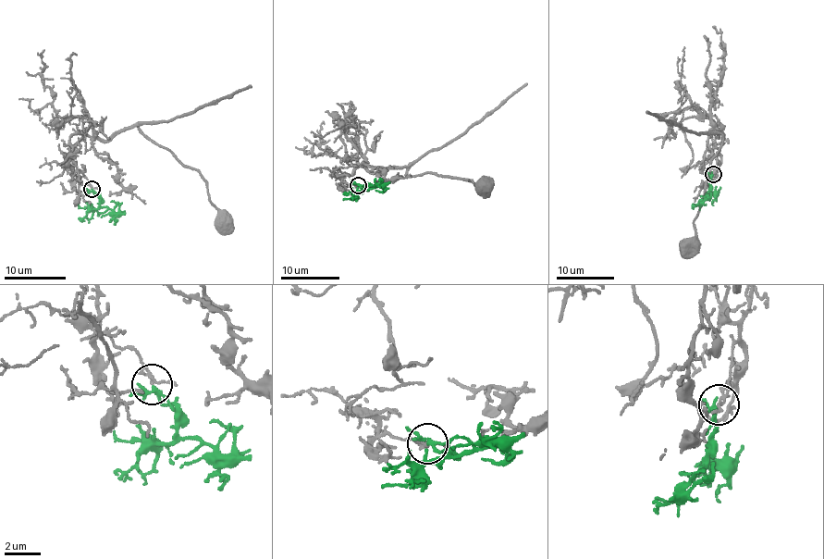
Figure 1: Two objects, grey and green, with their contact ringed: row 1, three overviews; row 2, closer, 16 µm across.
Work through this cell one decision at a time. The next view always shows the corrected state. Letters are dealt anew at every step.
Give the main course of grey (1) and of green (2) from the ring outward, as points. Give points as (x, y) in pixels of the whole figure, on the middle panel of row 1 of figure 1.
1: (358, 185), (341, 176), (402, 166), (411, 177), (490, 184)
2: (358, 185), (366, 190), (381, 187), (381, 191), (375, 190)

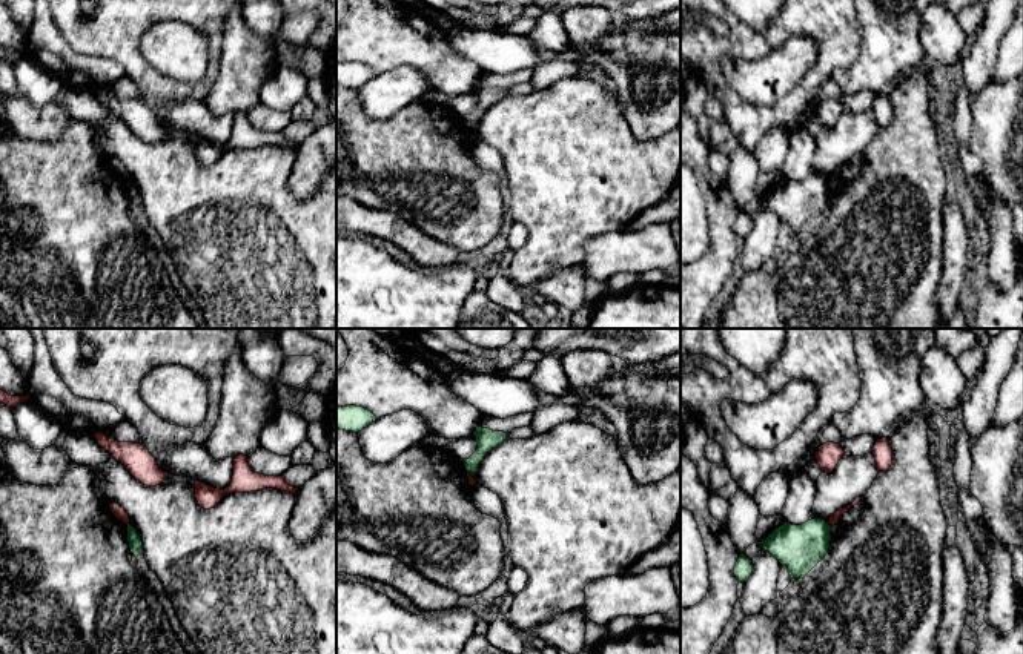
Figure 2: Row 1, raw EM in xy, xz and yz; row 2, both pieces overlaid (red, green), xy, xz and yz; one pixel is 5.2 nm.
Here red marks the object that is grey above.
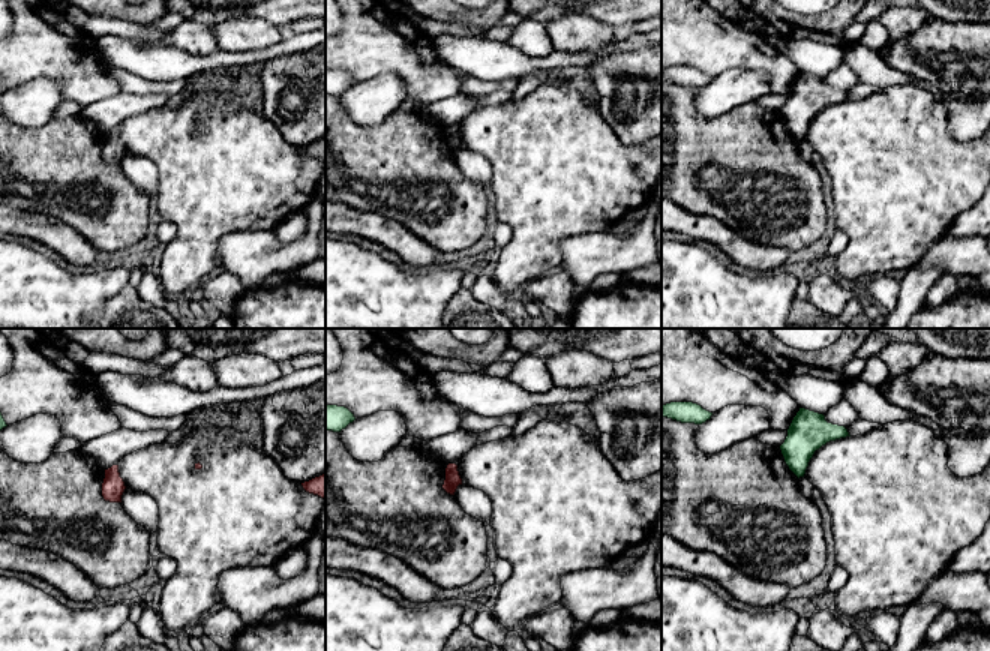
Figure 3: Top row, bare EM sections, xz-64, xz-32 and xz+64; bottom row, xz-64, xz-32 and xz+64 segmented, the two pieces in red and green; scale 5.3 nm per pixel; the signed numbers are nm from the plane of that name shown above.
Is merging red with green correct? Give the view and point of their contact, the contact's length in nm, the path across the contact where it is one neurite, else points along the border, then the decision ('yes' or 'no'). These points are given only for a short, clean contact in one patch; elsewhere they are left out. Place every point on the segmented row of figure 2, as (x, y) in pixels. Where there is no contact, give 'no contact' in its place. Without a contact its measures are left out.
contact xz (470, 475); length 40 nm; border xz (467, 472), (472, 476); no

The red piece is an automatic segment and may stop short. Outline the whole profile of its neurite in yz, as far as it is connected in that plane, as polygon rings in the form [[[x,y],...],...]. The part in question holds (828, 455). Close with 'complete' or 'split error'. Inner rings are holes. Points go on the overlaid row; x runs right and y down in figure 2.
[[[826,442],[819,447],[814,457],[822,471],[831,473],[843,456],[845,451],[839,444]]] | complete

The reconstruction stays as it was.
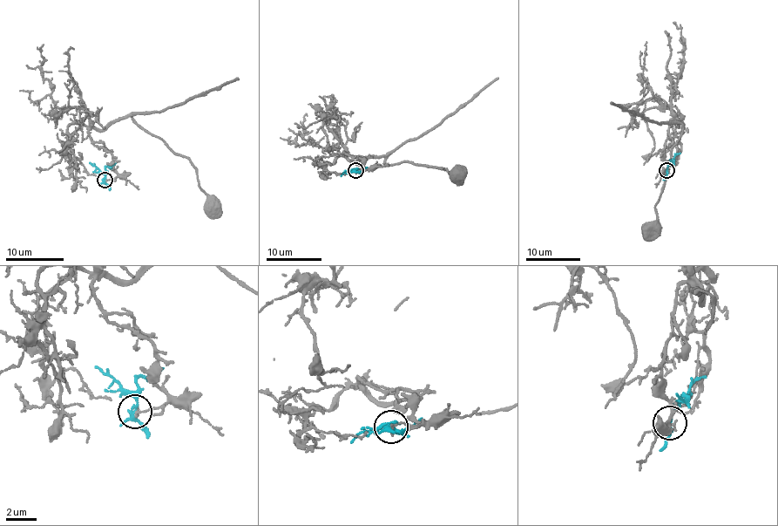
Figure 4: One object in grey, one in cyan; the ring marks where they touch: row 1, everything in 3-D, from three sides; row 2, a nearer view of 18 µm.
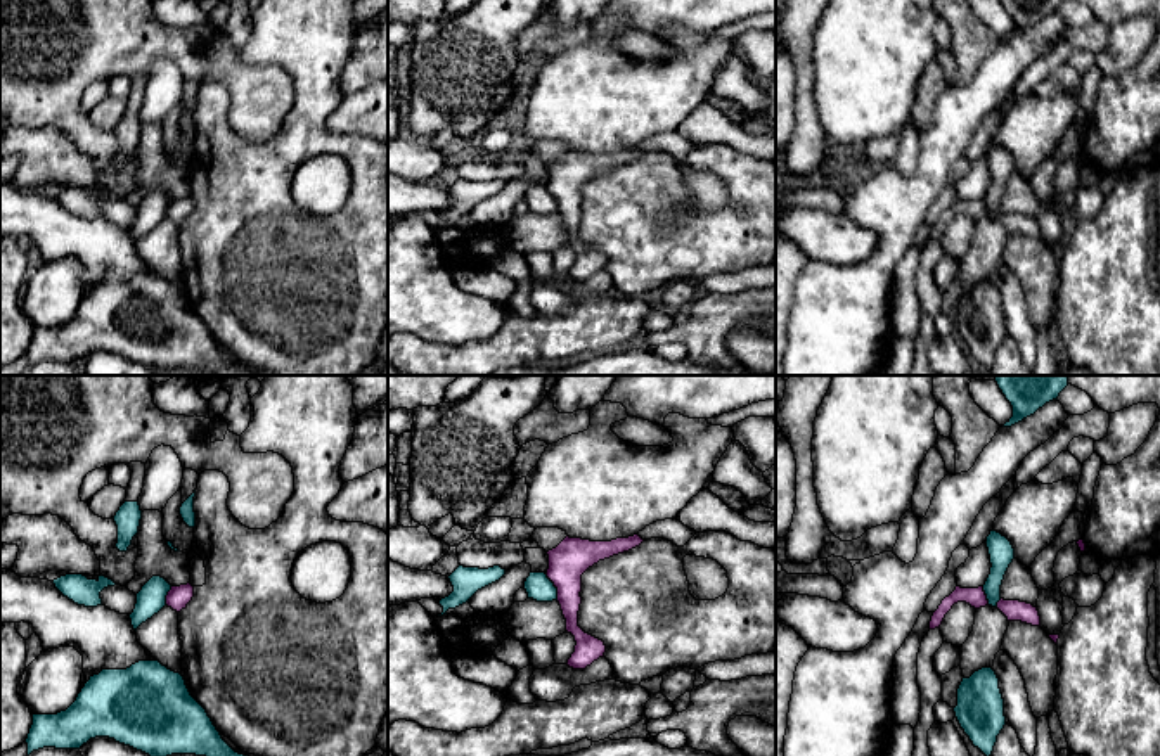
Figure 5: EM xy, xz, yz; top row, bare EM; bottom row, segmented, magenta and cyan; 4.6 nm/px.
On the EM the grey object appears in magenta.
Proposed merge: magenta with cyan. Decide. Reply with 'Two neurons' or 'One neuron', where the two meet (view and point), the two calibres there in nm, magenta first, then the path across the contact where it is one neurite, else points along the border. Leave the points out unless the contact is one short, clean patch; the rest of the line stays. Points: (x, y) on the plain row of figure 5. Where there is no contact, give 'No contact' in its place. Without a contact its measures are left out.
Two neurons. Touches magenta at xz (554, 198). Thickness 180 nm (magenta) against 120 nm. Boundary: xz (544, 185), (556, 201), (558, 211)

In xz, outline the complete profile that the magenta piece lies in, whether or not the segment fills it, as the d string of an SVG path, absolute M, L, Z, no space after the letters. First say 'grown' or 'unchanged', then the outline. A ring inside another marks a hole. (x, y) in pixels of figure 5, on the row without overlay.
unchanged; M639 147L616 151L611 154L590 154L566 149L556 161L549 163L547 190L557 201L557 215L566 232L566 244L575 249L575 265L568 272L573 282L585 282L599 270L604 270L603 253L585 246L578 239L578 223L582 216L582 187L599 173L628 164L644 152Z

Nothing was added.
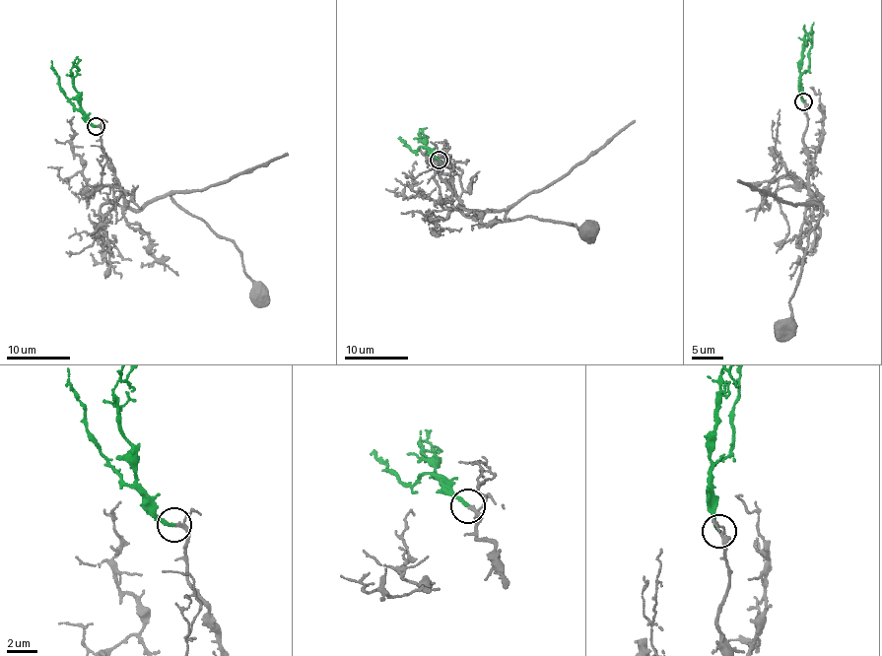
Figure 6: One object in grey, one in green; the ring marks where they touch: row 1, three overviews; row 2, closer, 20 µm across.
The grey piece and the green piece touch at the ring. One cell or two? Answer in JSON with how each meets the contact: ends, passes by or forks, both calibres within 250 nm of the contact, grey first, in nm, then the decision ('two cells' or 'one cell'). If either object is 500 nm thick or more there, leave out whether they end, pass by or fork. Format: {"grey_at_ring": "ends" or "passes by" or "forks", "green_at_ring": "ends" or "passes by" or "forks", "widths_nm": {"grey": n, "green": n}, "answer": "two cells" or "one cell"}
{"grey_at_ring": "passes by", "green_at_ring": "ends", "widths_nm": {"grey": 170, "green": 180}, "answer": "one cell"}

